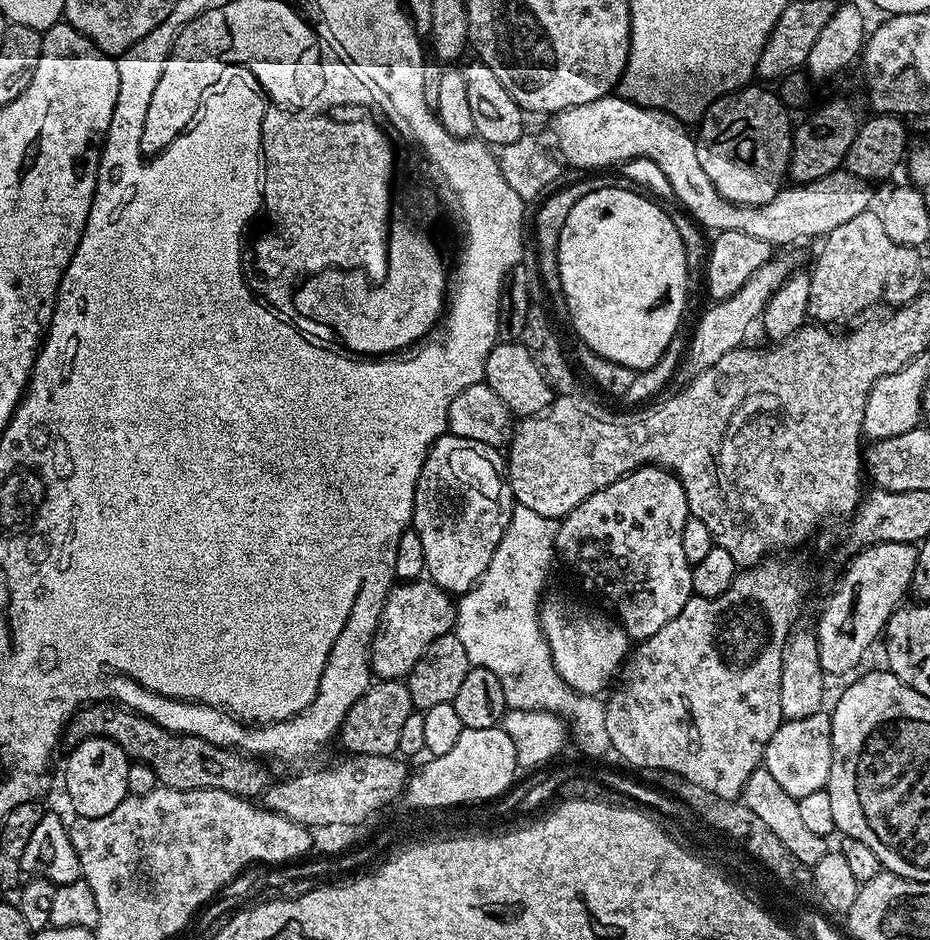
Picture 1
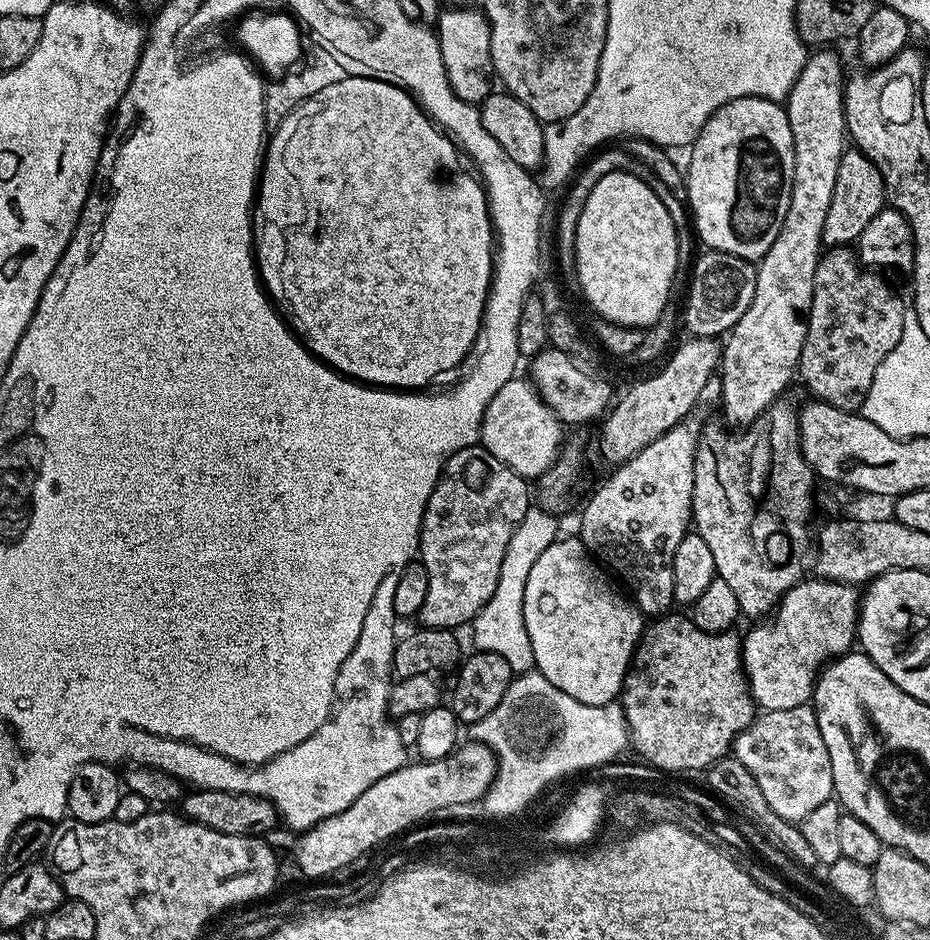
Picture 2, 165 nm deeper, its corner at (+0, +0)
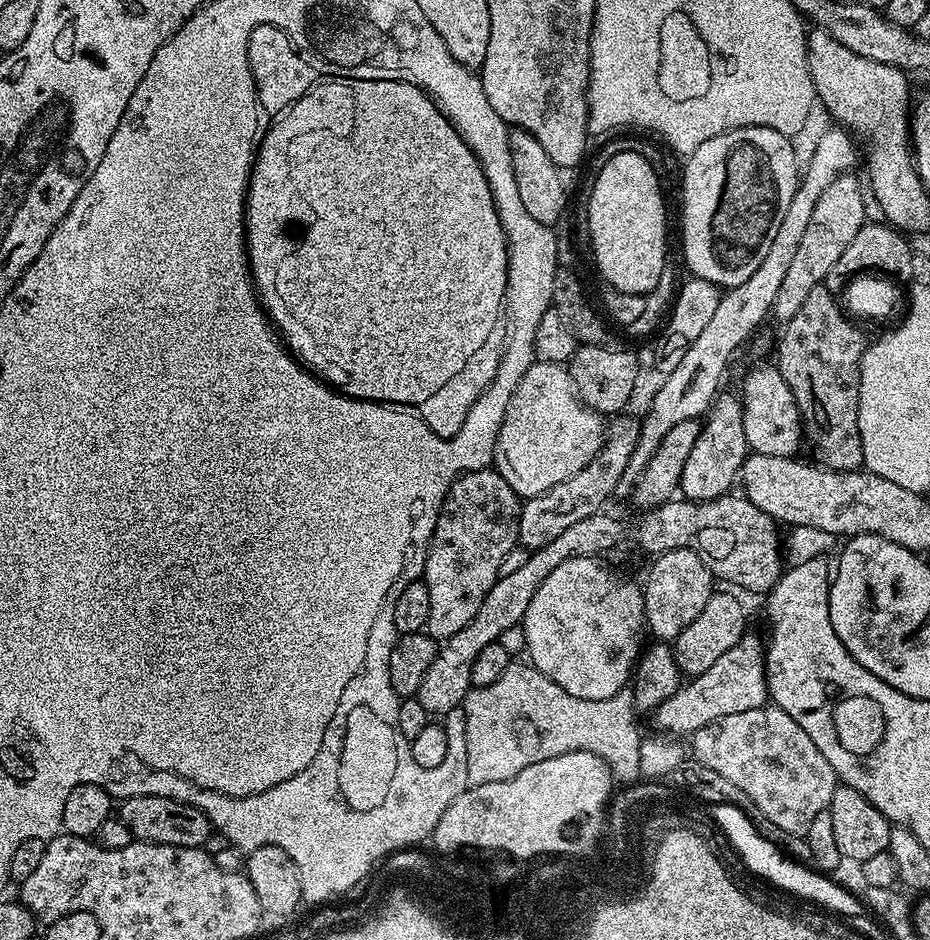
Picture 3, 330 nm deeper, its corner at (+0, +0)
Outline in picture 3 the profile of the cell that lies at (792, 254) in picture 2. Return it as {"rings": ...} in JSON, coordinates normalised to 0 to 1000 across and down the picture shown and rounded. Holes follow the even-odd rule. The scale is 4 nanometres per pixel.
{"rings":[[[771,420],[759,446],[753,452],[751,470],[746,470],[746,479],[742,479],[742,487],[738,487],[738,496],[733,496],[733,509],[730,522],[737,532],[770,532],[786,524],[787,514],[792,514],[796,499],[806,484],[802,470],[802,453],[800,452],[800,431],[790,420]]]}

